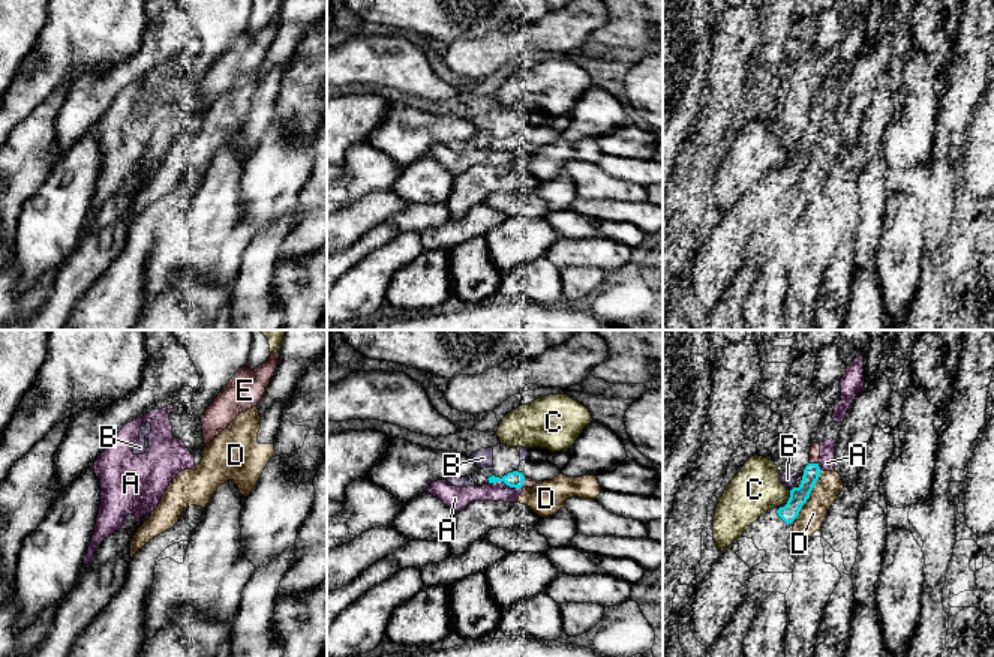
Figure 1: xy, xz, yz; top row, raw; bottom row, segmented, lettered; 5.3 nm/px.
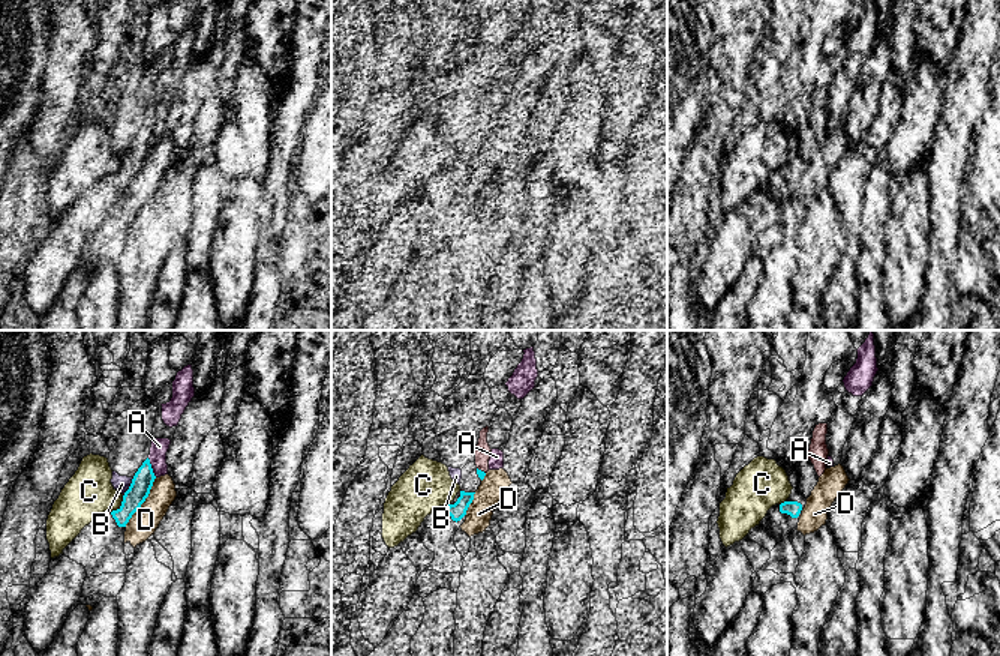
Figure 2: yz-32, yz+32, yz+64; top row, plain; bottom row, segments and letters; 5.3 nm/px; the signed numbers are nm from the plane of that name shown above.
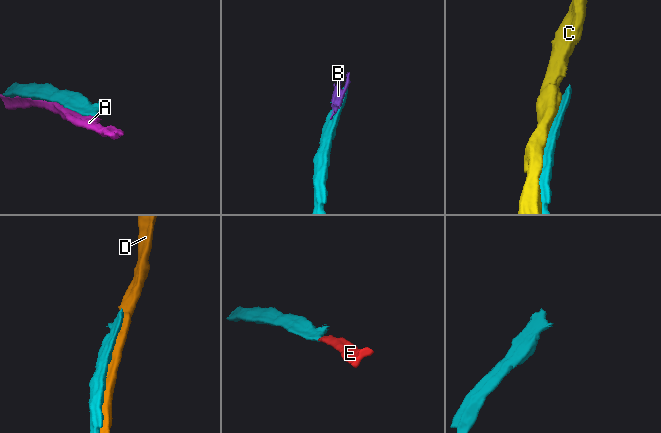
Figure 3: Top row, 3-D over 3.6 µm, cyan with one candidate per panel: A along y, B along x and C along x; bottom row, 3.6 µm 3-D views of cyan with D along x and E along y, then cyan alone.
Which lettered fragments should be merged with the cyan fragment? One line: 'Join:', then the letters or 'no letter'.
Join: E

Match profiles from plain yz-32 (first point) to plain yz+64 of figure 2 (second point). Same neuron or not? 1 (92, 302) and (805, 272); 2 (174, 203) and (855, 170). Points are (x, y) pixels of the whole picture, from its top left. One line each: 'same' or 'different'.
1: different
2: same

